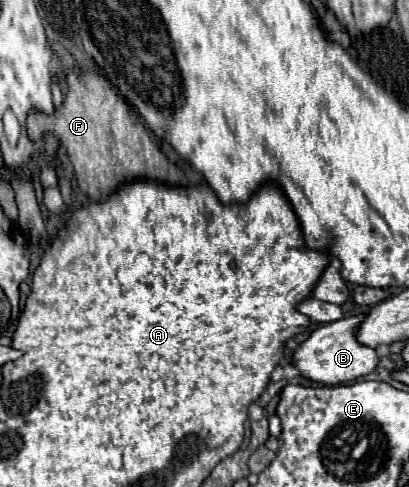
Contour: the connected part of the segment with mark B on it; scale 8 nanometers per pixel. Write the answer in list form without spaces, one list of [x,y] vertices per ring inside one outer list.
[[[352,315],[344,317],[340,321],[328,323],[318,327],[294,353],[292,353],[292,363],[300,369],[300,373],[312,381],[324,383],[324,385],[338,385],[338,383],[348,383],[358,377],[364,377],[374,371],[378,365],[380,357],[372,347],[362,345],[356,339],[356,331],[362,323],[364,315]]]

